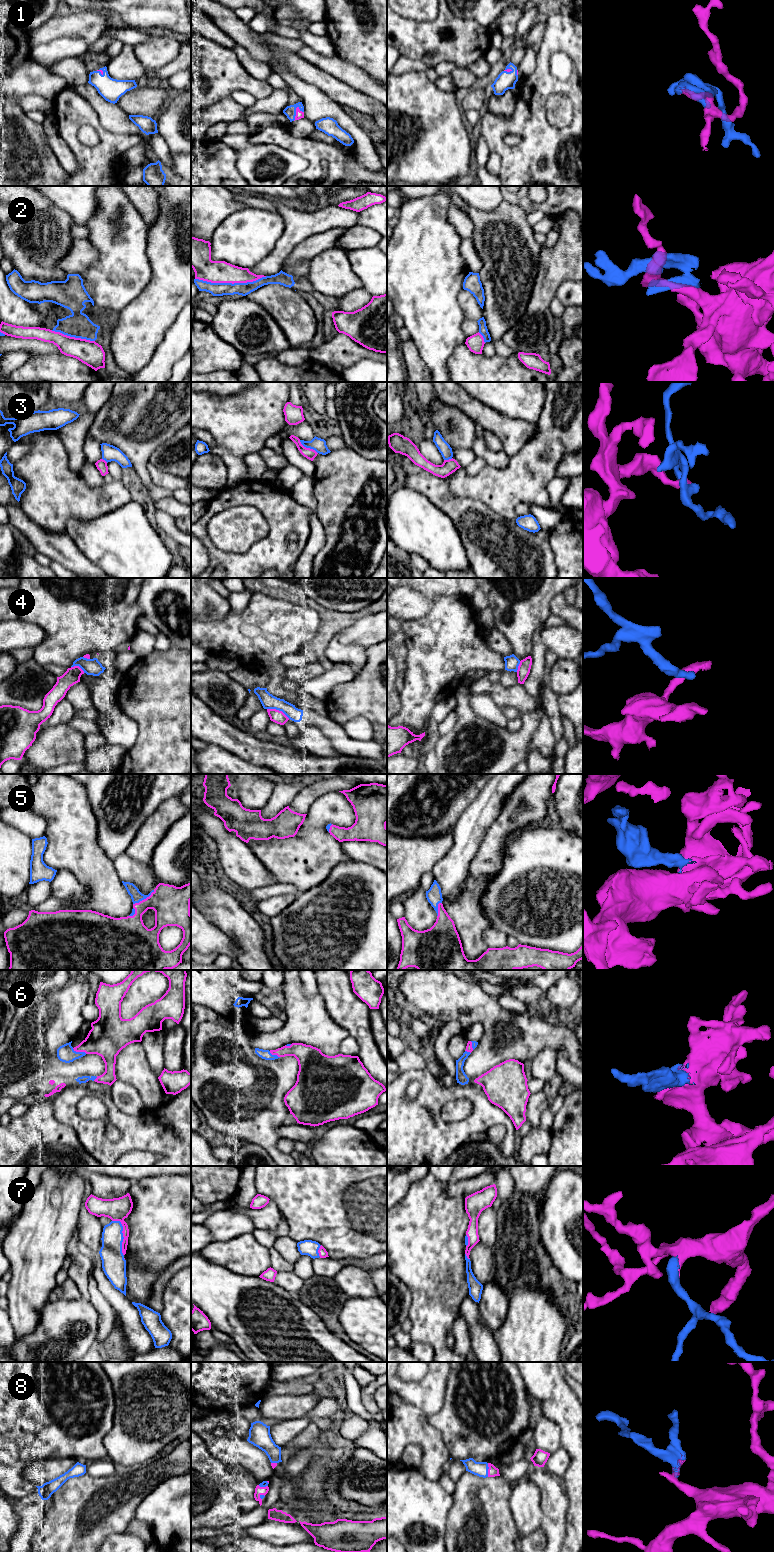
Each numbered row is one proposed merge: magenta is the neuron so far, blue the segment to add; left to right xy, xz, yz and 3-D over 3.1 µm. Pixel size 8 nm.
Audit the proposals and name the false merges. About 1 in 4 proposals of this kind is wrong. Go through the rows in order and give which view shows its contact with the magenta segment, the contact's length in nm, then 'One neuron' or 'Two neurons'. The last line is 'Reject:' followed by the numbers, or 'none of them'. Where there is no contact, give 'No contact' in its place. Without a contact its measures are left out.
1: Touches magenta in xz. Shared border 130 nm. One neuron
2: Touches magenta in xz. Shared border 600 nm. One neuron
3: Touches magenta in xz. Shared border 190 nm. Two neurons
4: Touches magenta in xz. Shared border 200 nm. Two neurons
5: Touches magenta in xy. Shared border 200 nm. One neuron
6: Touches magenta in xy. Shared border 130 nm. One neuron
7: Touches magenta in xy. Shared border 300 nm. One neuron
8: Touches magenta in yz. Shared border 110 nm. One neuron
Reject: 3, 4

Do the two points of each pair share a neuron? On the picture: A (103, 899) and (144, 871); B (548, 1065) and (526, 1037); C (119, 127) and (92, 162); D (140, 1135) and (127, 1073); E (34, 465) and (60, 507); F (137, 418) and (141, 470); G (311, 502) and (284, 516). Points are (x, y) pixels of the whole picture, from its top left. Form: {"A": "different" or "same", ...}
{"A": "different", "B": "different", "C": "different", "D": "different", "E": "same", "F": "same", "G": "different"}

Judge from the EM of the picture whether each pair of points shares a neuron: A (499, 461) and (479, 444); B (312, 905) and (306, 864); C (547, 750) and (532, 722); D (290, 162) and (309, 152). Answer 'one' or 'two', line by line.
A: one
B: two
C: two
D: two

